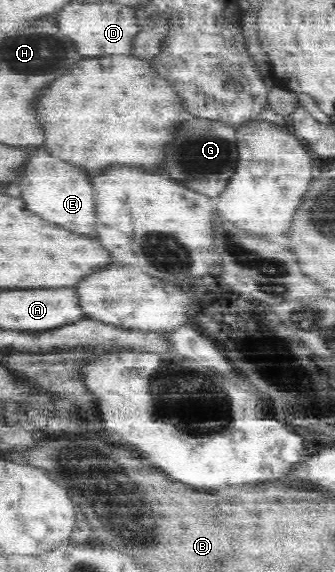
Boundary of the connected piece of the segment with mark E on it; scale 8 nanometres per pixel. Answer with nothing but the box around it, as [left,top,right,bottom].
[21,148,95,234]

